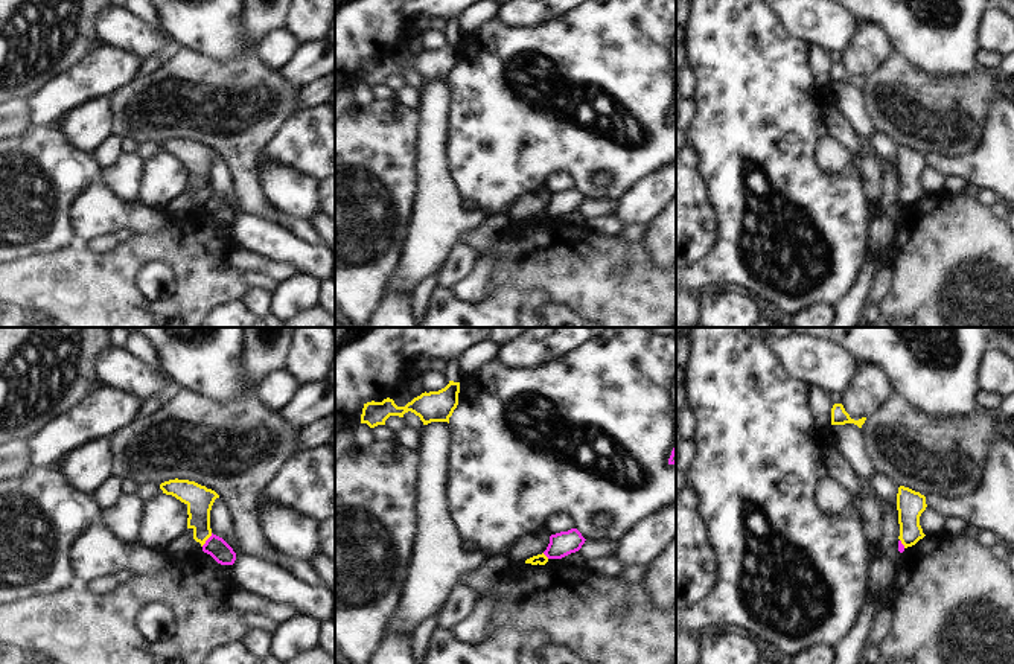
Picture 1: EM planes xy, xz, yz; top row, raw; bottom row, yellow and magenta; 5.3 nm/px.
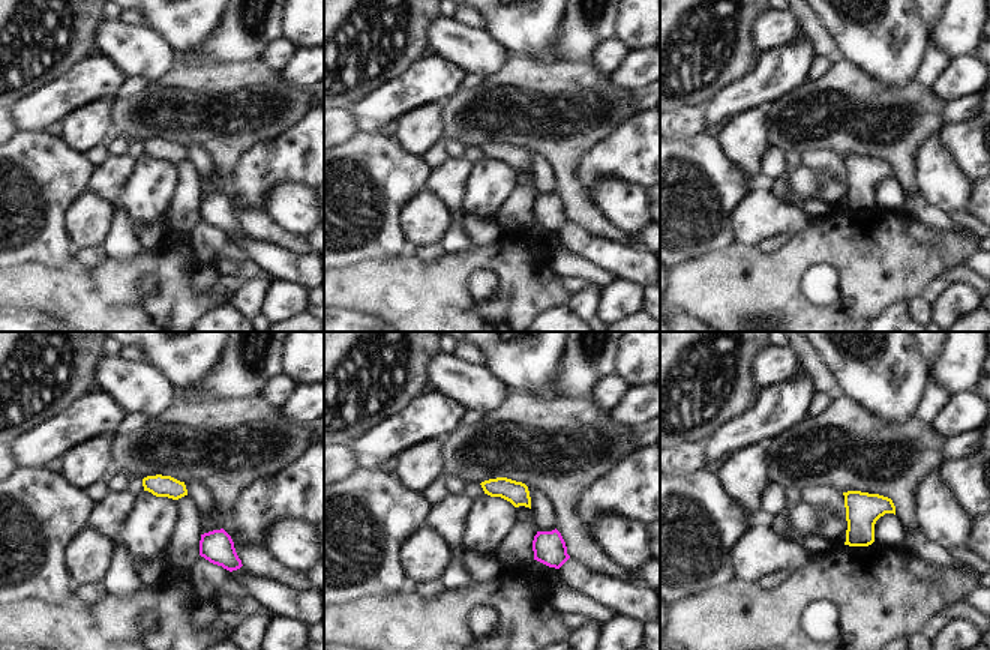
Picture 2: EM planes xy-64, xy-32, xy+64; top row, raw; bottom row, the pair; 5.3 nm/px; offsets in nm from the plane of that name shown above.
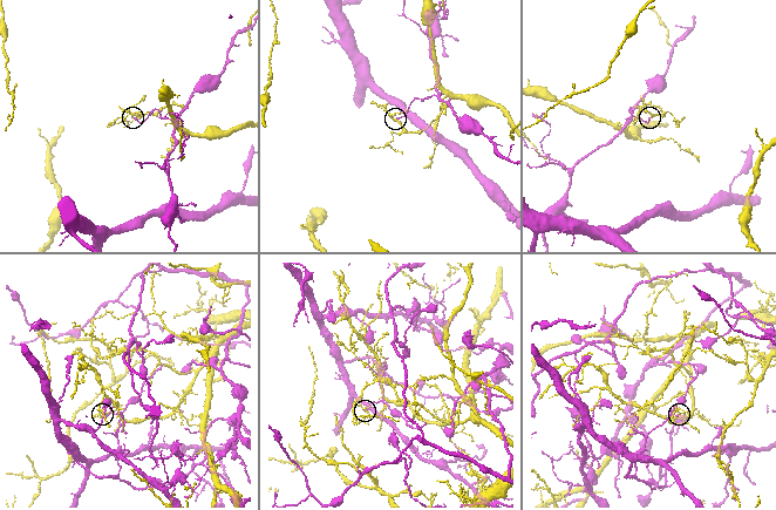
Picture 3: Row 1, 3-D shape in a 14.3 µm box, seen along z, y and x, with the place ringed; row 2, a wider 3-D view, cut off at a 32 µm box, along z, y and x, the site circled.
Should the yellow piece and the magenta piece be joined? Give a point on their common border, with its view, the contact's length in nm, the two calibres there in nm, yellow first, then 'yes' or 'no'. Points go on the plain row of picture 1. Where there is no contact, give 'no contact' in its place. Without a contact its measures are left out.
meets yellow in xy at (207, 197); contact 90 nm long; 140 nm thick on the yellow side, 110 nm on the other; no

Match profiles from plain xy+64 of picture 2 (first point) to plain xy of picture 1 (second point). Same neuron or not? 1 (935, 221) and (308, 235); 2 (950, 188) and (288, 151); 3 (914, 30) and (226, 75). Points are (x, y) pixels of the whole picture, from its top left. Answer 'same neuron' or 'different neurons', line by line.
1: same neuron
2: different neurons
3: different neurons

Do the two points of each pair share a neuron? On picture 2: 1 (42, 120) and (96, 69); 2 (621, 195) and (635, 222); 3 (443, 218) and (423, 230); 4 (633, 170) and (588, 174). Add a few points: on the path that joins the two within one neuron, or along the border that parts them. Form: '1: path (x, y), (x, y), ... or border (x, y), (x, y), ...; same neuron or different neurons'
1: path (51, 105), (65, 92), (74, 92), (81, 84); same neuron
2: path (623, 201), (633, 216); same neuron
3: path (438, 218), (428, 225); same neuron
4: path (623, 170), (599, 170); same neuron

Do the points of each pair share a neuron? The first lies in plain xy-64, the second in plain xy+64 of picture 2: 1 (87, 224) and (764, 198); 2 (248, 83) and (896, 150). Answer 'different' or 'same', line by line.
1: same
2: same

